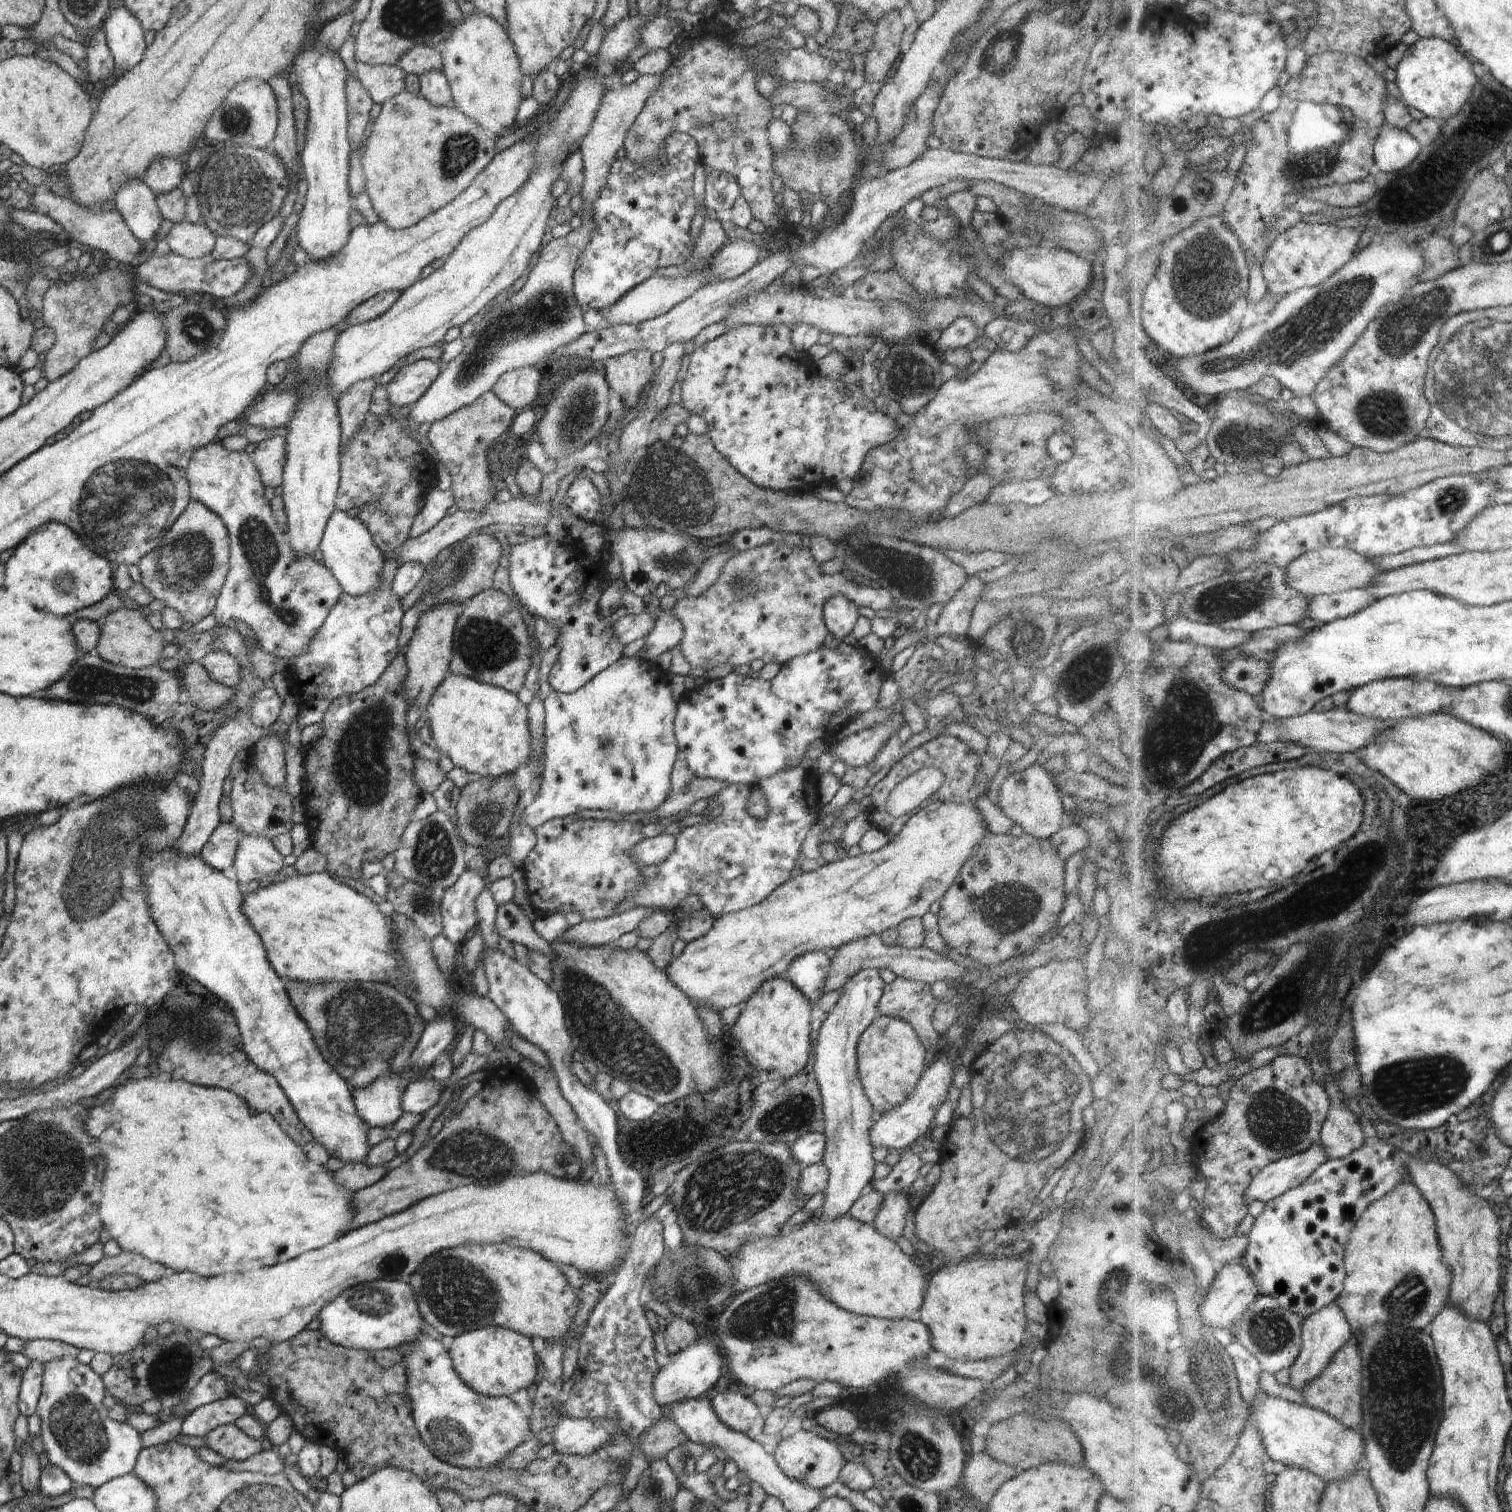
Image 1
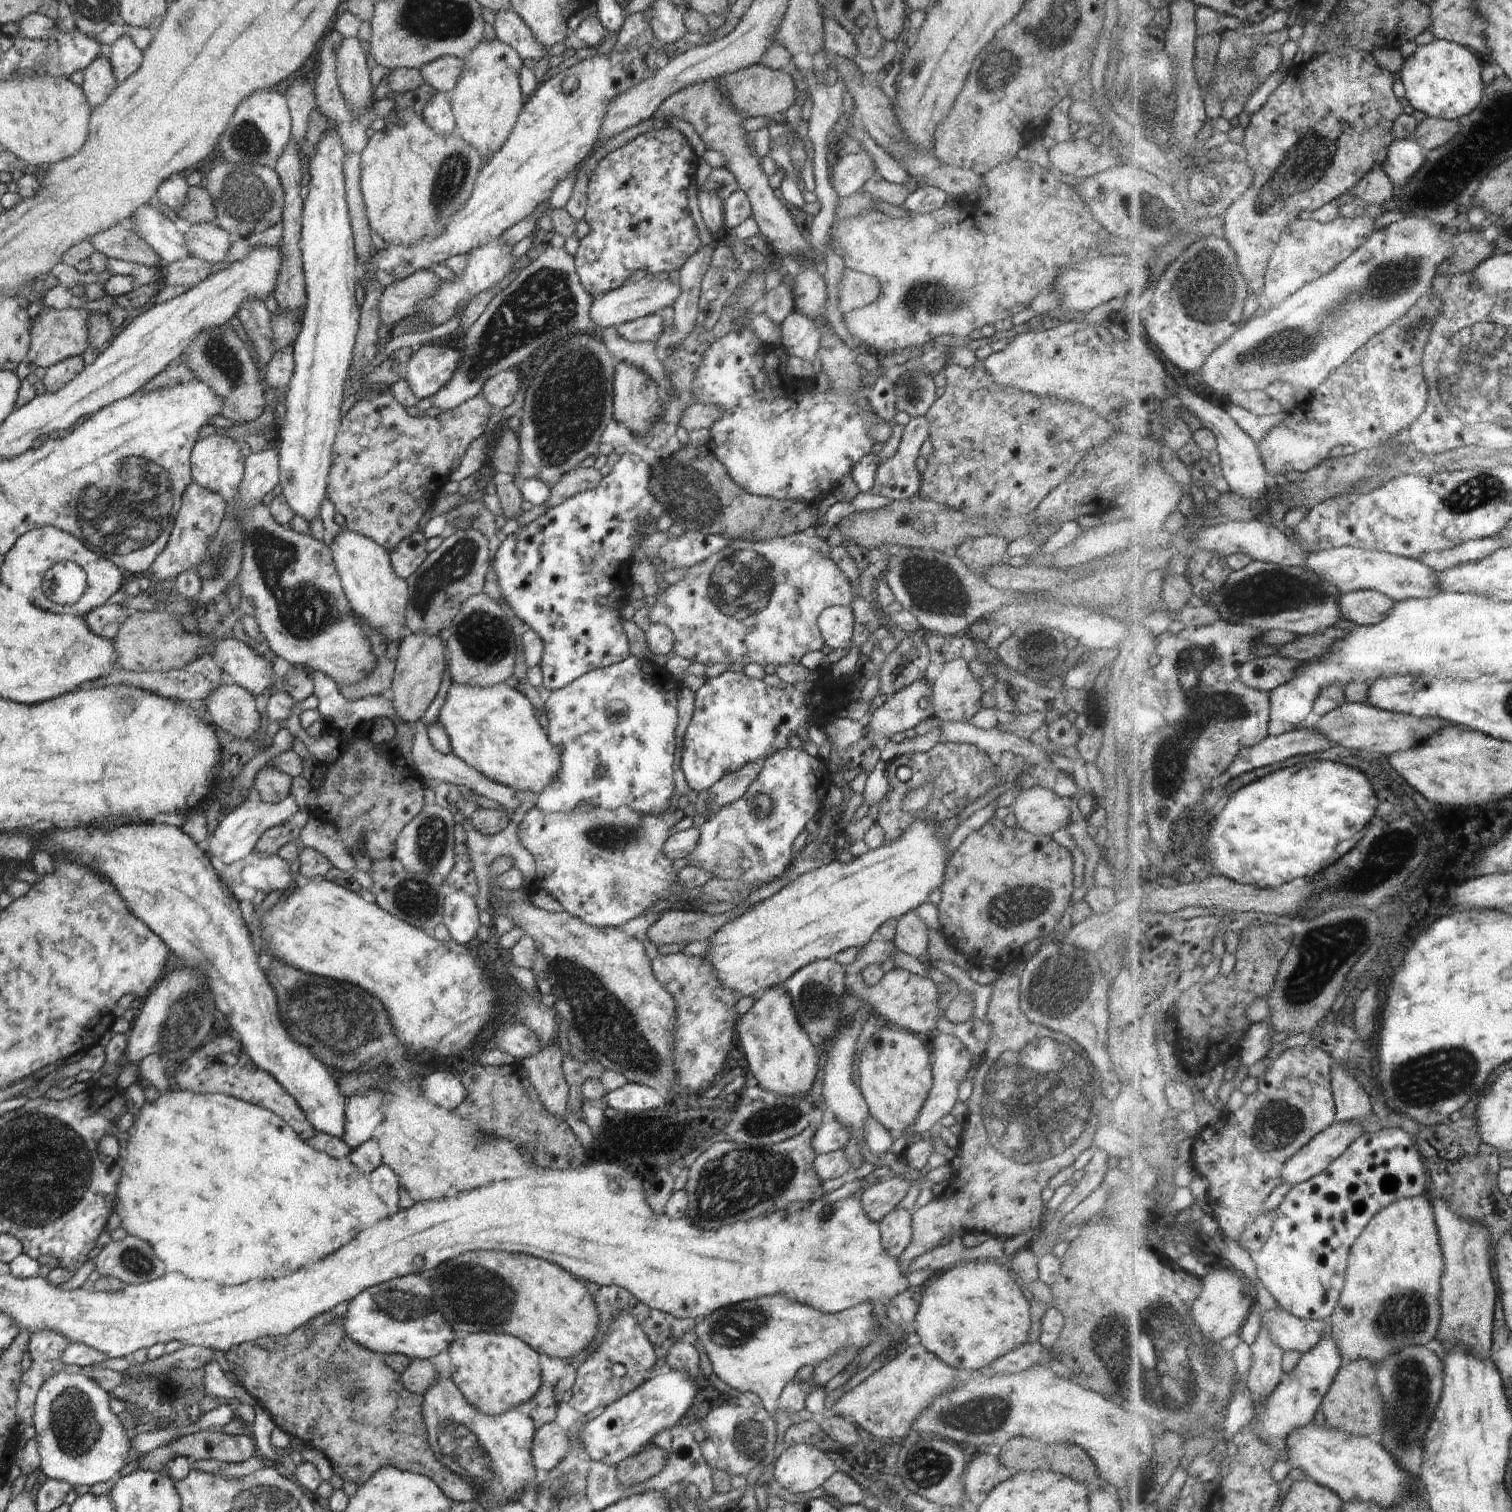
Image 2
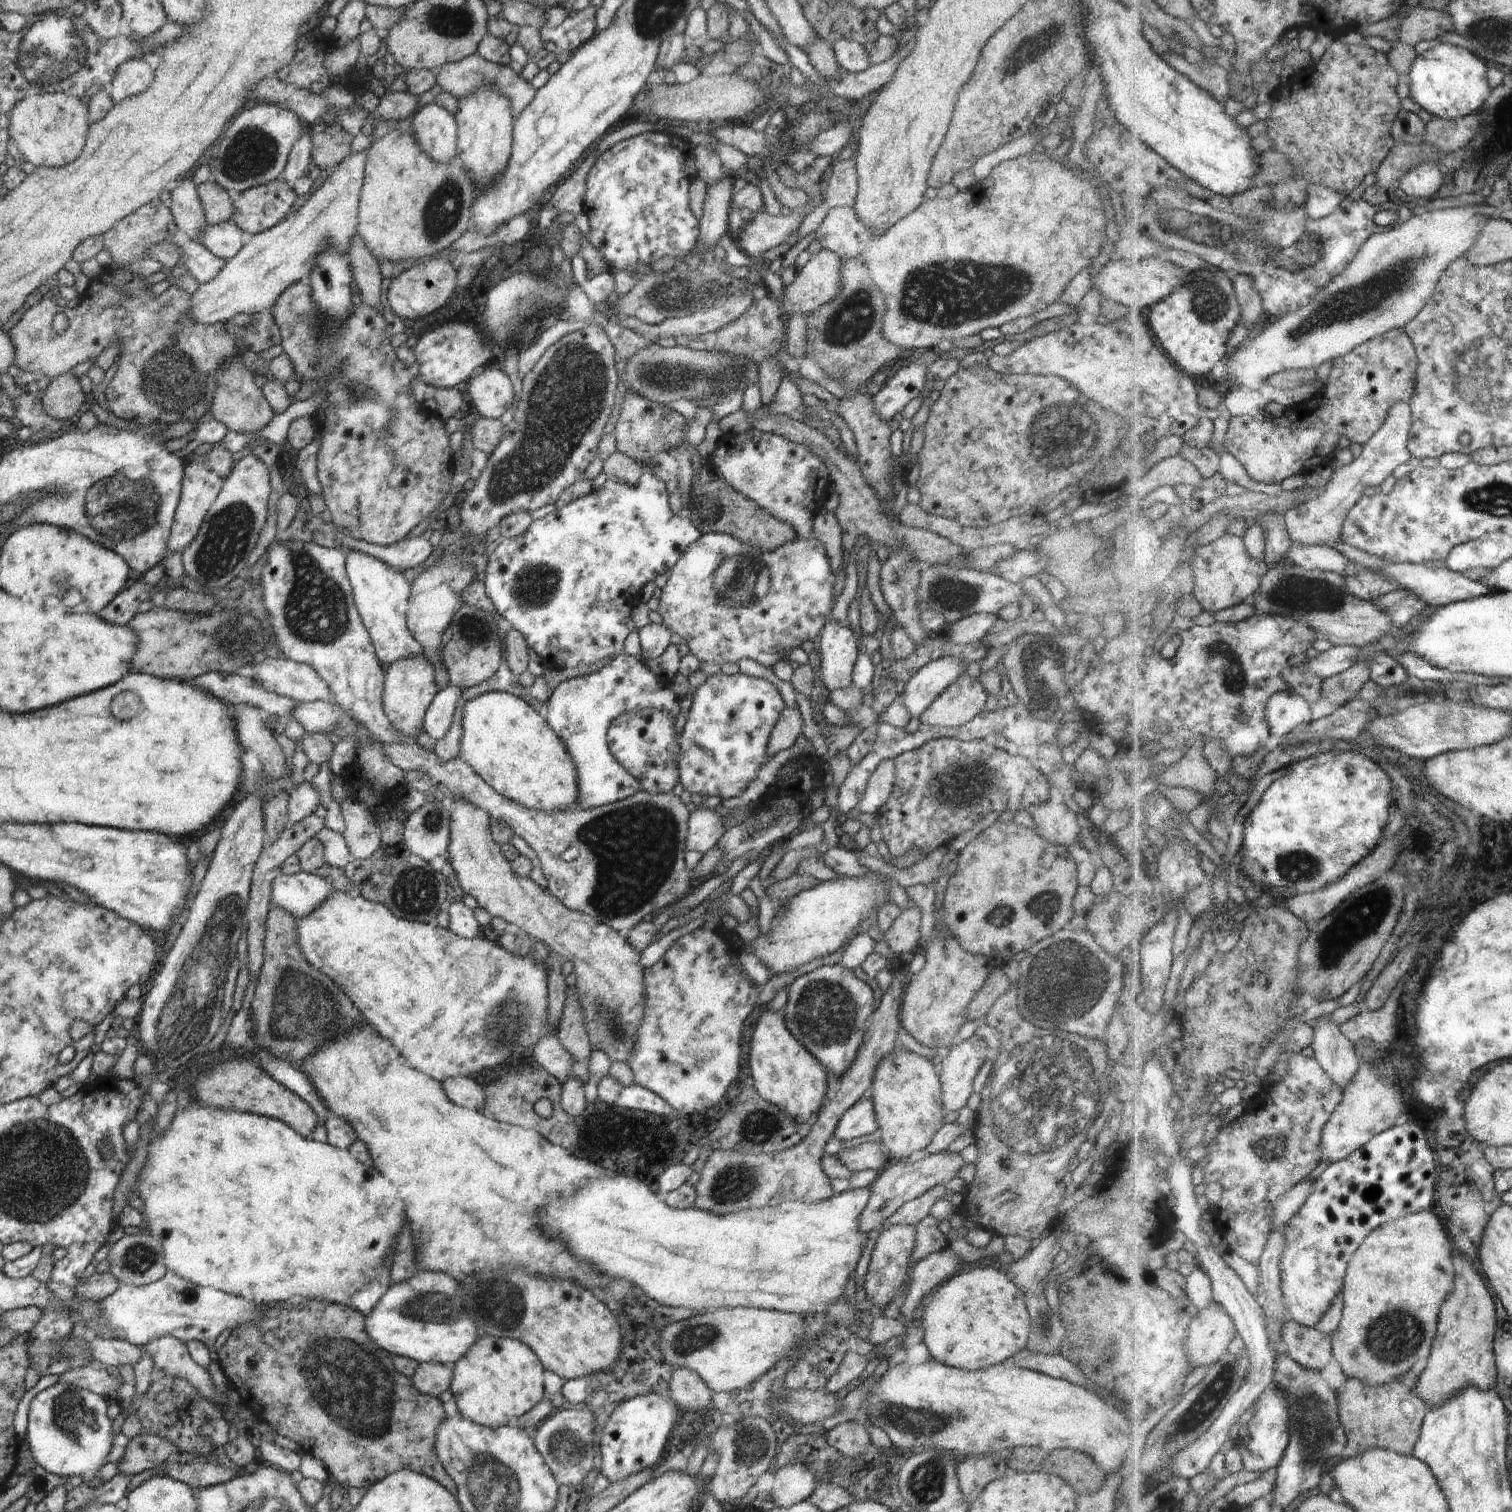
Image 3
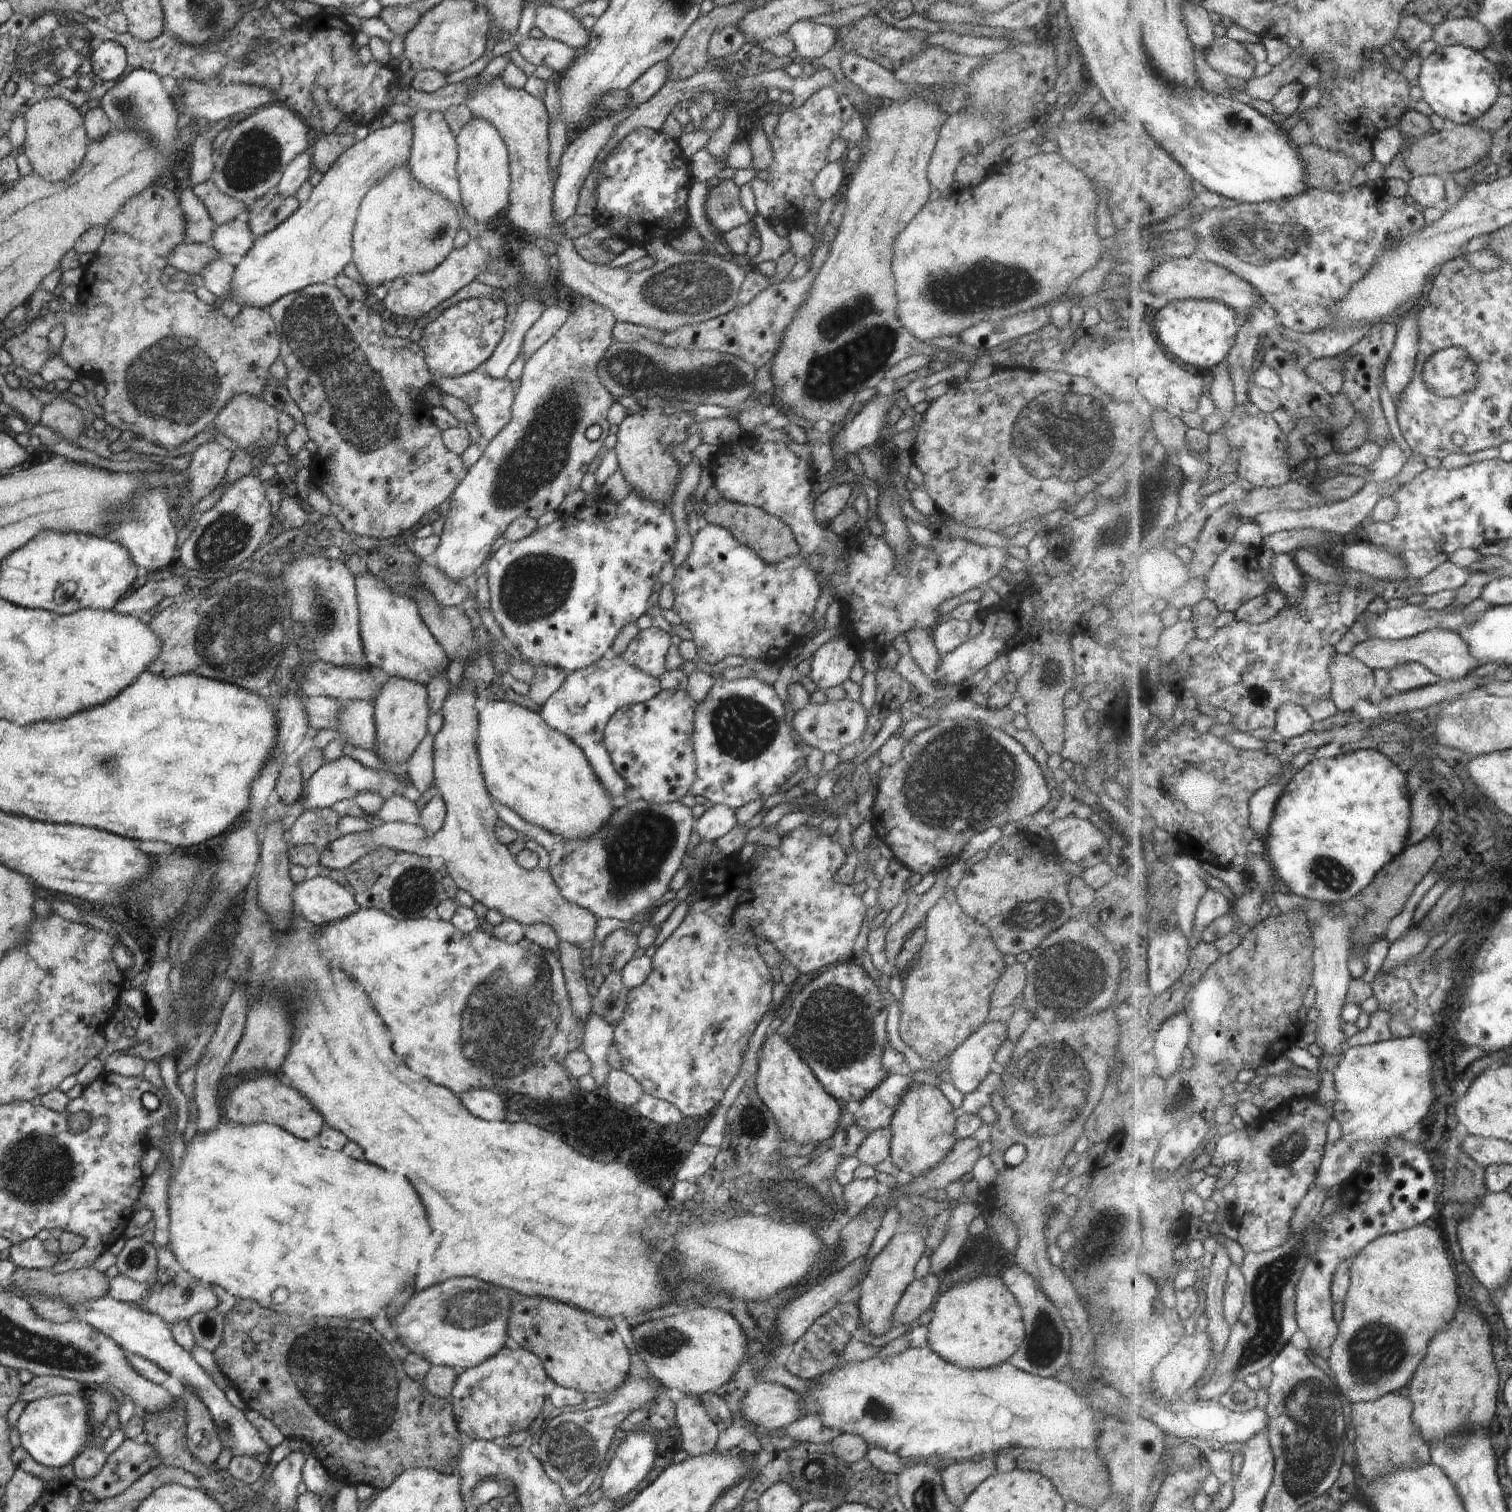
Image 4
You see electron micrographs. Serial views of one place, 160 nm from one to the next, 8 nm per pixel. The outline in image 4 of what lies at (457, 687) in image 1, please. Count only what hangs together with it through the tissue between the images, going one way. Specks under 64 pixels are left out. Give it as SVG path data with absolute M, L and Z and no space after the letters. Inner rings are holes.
M490 701L478 713L477 753L485 785L493 800L511 808L526 822L542 827L561 840L590 839L612 818L613 796L597 779L579 746L565 734L548 726L536 712L508 701Z

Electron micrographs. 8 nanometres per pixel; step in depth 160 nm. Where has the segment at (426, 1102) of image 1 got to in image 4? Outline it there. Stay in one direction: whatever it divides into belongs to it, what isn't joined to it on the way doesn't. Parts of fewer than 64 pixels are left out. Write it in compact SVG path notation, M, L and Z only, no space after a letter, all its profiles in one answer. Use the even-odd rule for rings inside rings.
M470 1089L459 1094L462 1104L474 1114L484 1120L504 1120L507 1118L507 1108L505 1102L498 1092L488 1089Z

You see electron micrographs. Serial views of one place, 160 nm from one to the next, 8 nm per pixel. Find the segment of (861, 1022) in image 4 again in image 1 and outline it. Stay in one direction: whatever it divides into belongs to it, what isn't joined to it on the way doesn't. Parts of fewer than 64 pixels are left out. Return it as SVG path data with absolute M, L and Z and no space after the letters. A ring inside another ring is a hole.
M810 950L796 956L783 976L815 1005L816 1000L823 995L824 980L828 976L829 968L830 959L824 951Z

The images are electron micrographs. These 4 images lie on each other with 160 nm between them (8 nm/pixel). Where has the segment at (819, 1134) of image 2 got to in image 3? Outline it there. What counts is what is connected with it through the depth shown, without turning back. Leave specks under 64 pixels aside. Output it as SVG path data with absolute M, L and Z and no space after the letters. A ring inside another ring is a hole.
M871 1089L855 1102L840 1118L834 1136L840 1141L854 1140L878 1132Z

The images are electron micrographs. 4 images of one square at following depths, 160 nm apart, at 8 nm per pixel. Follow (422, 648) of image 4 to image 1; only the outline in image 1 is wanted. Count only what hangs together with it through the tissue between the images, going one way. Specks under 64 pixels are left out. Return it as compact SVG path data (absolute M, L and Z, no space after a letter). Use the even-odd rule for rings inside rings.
M335 508L326 523L321 543L322 563L336 577L347 595L359 597L375 593L381 587L381 573L385 563L384 553L374 544L368 529L358 517L347 516Z

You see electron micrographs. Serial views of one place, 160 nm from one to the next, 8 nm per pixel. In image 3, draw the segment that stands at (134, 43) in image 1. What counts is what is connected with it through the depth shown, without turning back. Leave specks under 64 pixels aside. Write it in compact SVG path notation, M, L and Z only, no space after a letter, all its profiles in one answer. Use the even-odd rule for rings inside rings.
M130 59L122 63L107 87L113 106L128 97L143 93L150 88L154 77L154 71L142 59Z

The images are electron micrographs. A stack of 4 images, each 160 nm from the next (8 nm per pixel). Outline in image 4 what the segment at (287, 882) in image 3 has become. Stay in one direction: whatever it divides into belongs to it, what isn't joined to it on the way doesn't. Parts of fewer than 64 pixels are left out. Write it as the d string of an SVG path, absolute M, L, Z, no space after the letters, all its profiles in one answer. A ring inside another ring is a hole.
M319 876L298 885L293 906L298 915L318 927L346 918L360 908L349 887Z

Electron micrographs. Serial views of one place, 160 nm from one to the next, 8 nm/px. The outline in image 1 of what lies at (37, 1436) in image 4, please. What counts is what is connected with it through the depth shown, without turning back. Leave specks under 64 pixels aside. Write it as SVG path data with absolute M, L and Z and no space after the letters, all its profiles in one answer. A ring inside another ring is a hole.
M76 1357L56 1359L45 1365L41 1395L35 1414L41 1420L41 1436L50 1465L57 1466L74 1482L97 1489L113 1478L133 1473L138 1454L143 1450L141 1434L126 1423L119 1423L108 1417L108 1410L102 1399L108 1394L103 1377L96 1374L90 1365L83 1365Z

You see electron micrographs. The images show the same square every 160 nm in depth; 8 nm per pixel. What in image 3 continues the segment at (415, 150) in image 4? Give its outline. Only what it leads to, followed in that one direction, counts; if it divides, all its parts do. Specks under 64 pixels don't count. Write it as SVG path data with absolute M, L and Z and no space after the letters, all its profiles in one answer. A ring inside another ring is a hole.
M425 105L411 122L411 133L420 148L435 163L457 160L457 122L442 105Z

